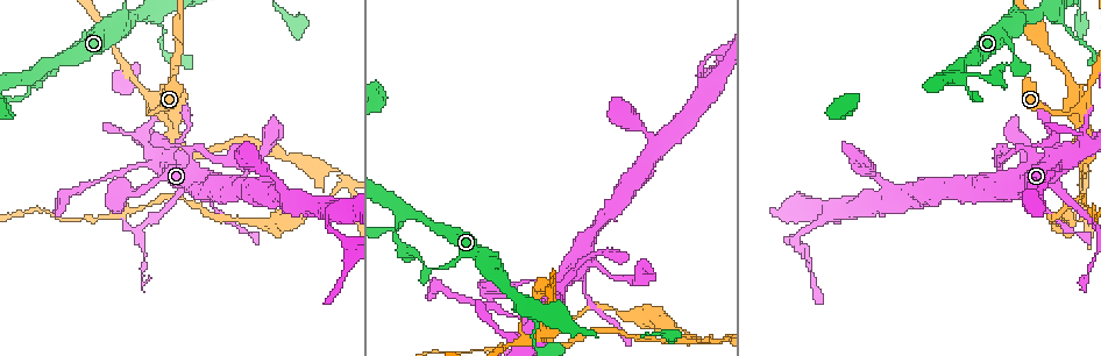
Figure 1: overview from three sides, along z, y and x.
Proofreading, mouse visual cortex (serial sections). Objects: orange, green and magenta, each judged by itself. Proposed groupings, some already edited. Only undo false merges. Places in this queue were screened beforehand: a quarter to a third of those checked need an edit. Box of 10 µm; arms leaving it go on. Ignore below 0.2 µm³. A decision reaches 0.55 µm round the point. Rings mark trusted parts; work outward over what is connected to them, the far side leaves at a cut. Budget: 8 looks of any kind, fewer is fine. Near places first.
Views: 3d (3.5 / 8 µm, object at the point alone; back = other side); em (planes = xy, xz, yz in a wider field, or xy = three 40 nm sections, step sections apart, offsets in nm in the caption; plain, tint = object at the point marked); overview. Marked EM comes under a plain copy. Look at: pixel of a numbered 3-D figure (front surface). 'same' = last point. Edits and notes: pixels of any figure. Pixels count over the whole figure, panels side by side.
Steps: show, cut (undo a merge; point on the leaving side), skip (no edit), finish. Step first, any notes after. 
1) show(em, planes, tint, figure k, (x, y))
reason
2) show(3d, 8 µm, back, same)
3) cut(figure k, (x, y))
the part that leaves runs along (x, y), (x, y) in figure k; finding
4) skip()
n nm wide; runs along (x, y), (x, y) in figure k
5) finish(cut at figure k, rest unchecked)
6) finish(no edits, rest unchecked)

show(3d, 3.5 µm, figure 1, (1084, 109))

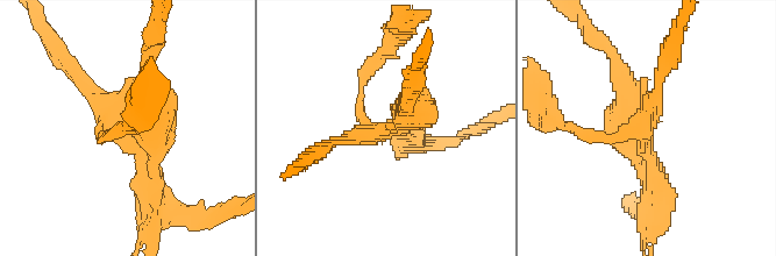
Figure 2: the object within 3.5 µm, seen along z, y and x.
show(em, xy, step 3, tint, figure 2, (645, 131))
shape alone is not enough

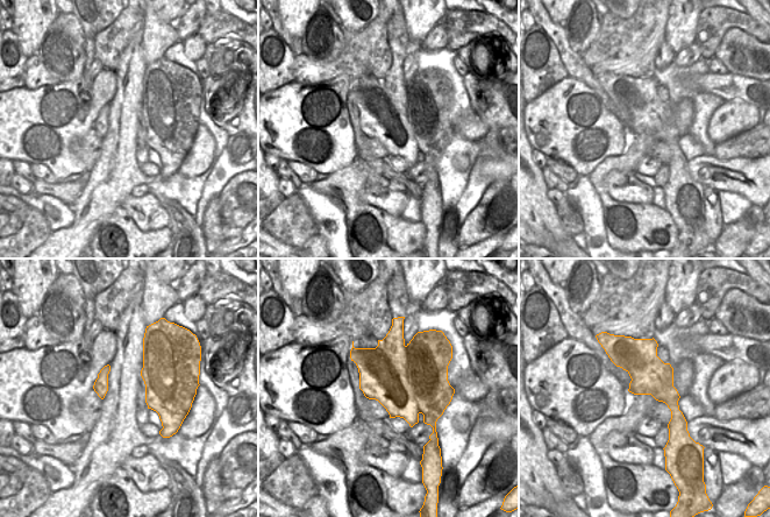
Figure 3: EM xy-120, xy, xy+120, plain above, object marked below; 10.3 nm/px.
cut(figure 2, (156, 132))
the part that leaves runs along (638, 107), (617, 61), (588, 29) in figure 2; two cells meet here

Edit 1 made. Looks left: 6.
show(3d, 8 µm, figure 1, (713, 343))
sharp bend

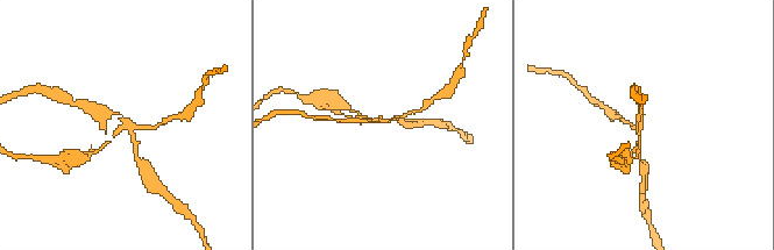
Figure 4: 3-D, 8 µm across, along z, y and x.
show(em, xy, step 3, tint, same)

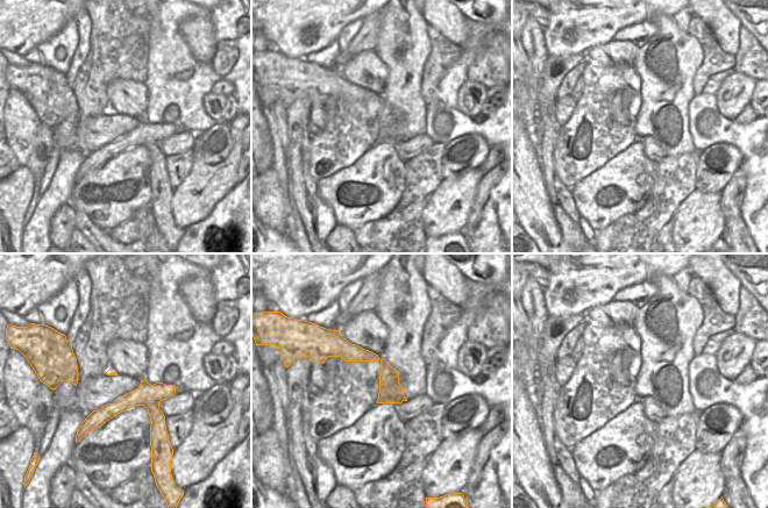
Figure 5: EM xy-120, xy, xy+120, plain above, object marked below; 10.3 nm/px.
cut(figure 4, (426, 102))
border along (378, 398), (397, 396), (403, 400) in figure 5; two cells meet here

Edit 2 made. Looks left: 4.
show(3d, 8 µm, figure 1, (1023, 21))
thick turns thin

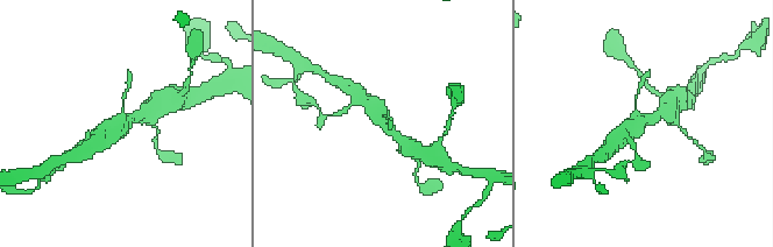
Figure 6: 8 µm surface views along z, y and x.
show(3d, 3.5 µm, same)

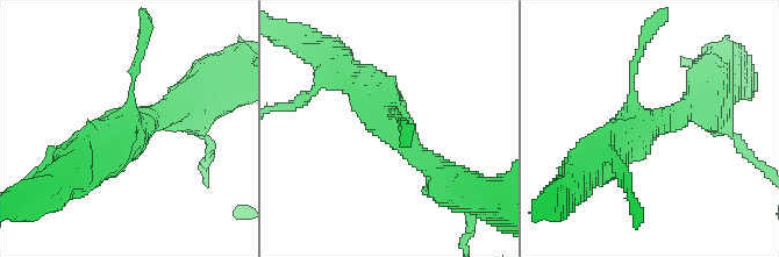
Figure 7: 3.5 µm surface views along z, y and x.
skip()
runs along (341, 69), (437, 172) in figure 7; continuous, no second cell

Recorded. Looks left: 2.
finish(cut at figure 2, cut at figure 4, rest unchecked)

